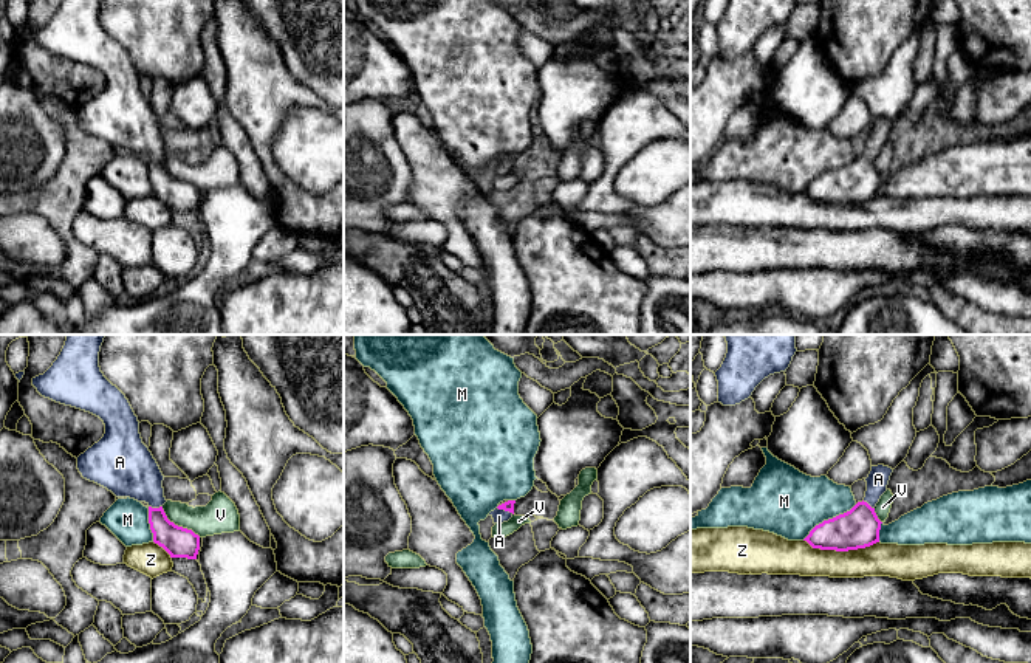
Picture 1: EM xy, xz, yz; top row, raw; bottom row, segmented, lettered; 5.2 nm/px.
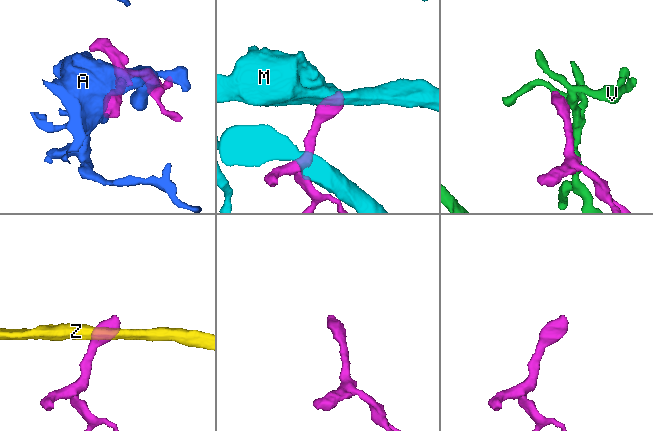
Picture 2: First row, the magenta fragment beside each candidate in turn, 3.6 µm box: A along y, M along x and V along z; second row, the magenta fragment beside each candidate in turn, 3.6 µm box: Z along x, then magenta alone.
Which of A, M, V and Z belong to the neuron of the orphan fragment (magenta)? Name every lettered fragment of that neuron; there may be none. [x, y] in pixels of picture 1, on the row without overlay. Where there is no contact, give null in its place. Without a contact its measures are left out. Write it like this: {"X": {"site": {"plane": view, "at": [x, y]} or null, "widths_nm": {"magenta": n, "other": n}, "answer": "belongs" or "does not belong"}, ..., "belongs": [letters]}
{"A": {"site": {"plane": "xz", "at": [505, 163]}, "widths_nm": {"magenta": 50, "other": 70}, "answer": "belongs"}, "M": {"site": {"plane": "yz", "at": [828, 172]}, "widths_nm": {"magenta": 200, "other": 360}, "answer": "does not belong"}, "V": {"site": {"plane": "xy", "at": [177, 178]}, "widths_nm": {"magenta": 160, "other": 180}, "answer": "does not belong"}, "Z": {"site": {"plane": "yz", "at": [841, 203]}, "widths_nm": {"magenta": 200, "other": 180}, "answer": "does not belong"}, "belongs": ["A"]}

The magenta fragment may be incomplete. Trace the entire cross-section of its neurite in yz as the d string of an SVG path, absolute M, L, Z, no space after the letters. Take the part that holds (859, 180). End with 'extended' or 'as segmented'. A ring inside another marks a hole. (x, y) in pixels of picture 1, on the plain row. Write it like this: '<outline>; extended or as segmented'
M884 118L872 119L867 144L862 155L850 164L816 178L803 192L813 201L848 204L870 200L879 195L881 173L875 160L887 144L893 122Z; extended

